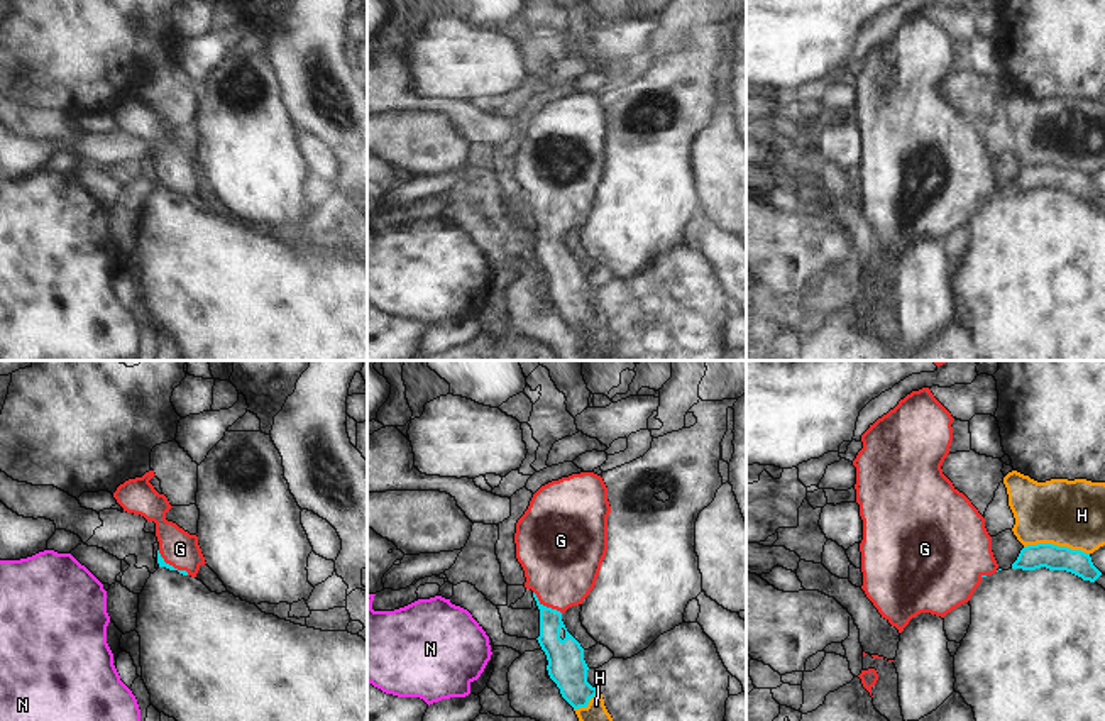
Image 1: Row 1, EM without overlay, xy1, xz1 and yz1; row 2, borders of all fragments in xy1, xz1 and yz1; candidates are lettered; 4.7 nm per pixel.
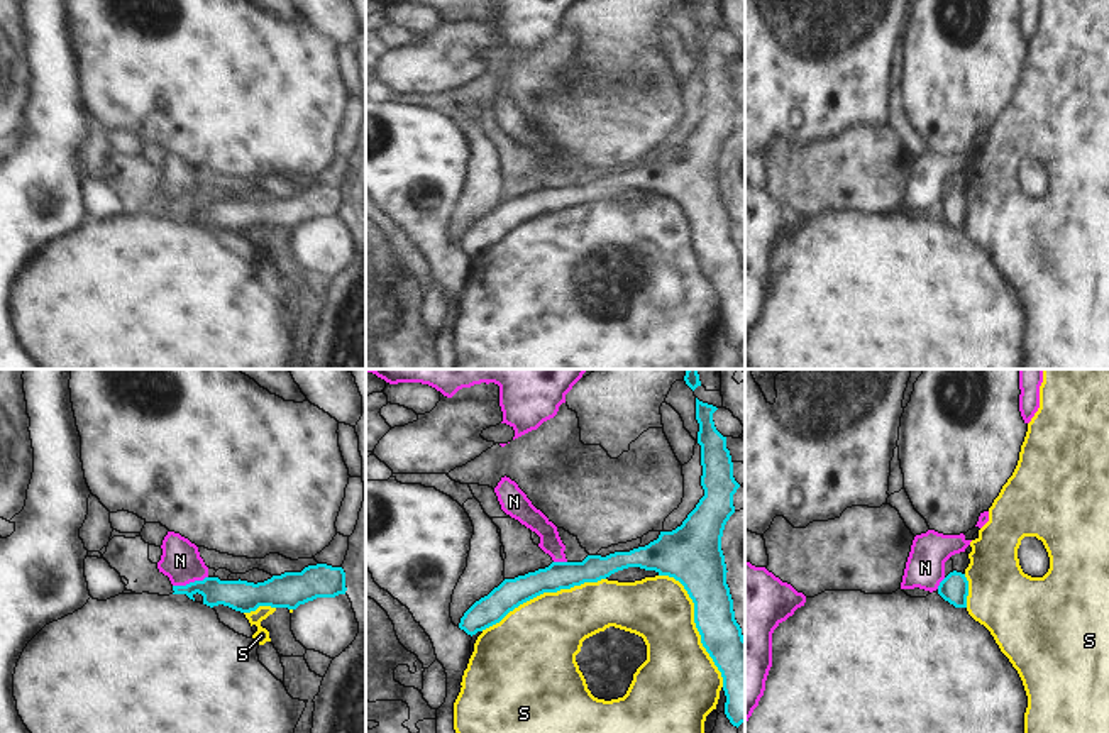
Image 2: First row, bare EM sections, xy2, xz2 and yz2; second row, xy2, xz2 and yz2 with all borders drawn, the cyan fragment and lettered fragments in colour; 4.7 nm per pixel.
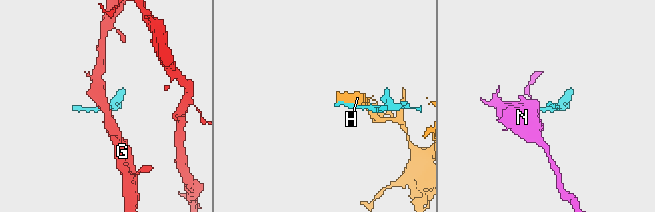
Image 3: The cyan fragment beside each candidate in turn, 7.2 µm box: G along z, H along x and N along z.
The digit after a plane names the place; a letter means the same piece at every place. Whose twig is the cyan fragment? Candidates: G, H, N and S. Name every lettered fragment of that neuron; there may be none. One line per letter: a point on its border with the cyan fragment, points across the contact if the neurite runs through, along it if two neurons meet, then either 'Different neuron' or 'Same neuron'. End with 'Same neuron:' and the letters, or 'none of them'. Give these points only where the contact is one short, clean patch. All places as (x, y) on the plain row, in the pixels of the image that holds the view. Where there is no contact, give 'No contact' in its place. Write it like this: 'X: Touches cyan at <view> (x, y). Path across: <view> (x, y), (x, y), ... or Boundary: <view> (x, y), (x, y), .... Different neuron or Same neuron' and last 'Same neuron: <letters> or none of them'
G: Touches cyan at xz1 (545, 227). Path across: xz1 (564, 276), (550, 263), (545, 227), (560, 198), (560, 178). Same neuron
H: Touches cyan at yz1 (1056, 166). Different neuron
N: Touches cyan at xy2 (190, 203). Boundary: xy2 (207, 197), (173, 207). Different neuron
S: Touches cyan at xz2 (696, 246). Different neuron
Same neuron: G.

